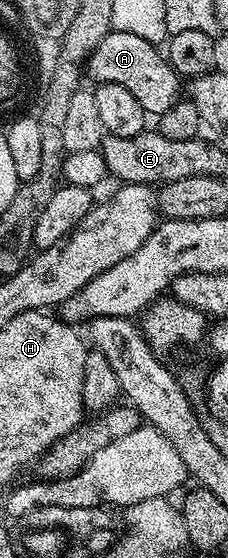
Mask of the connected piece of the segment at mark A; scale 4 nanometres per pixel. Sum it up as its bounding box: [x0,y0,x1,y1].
[86,30,181,118]

